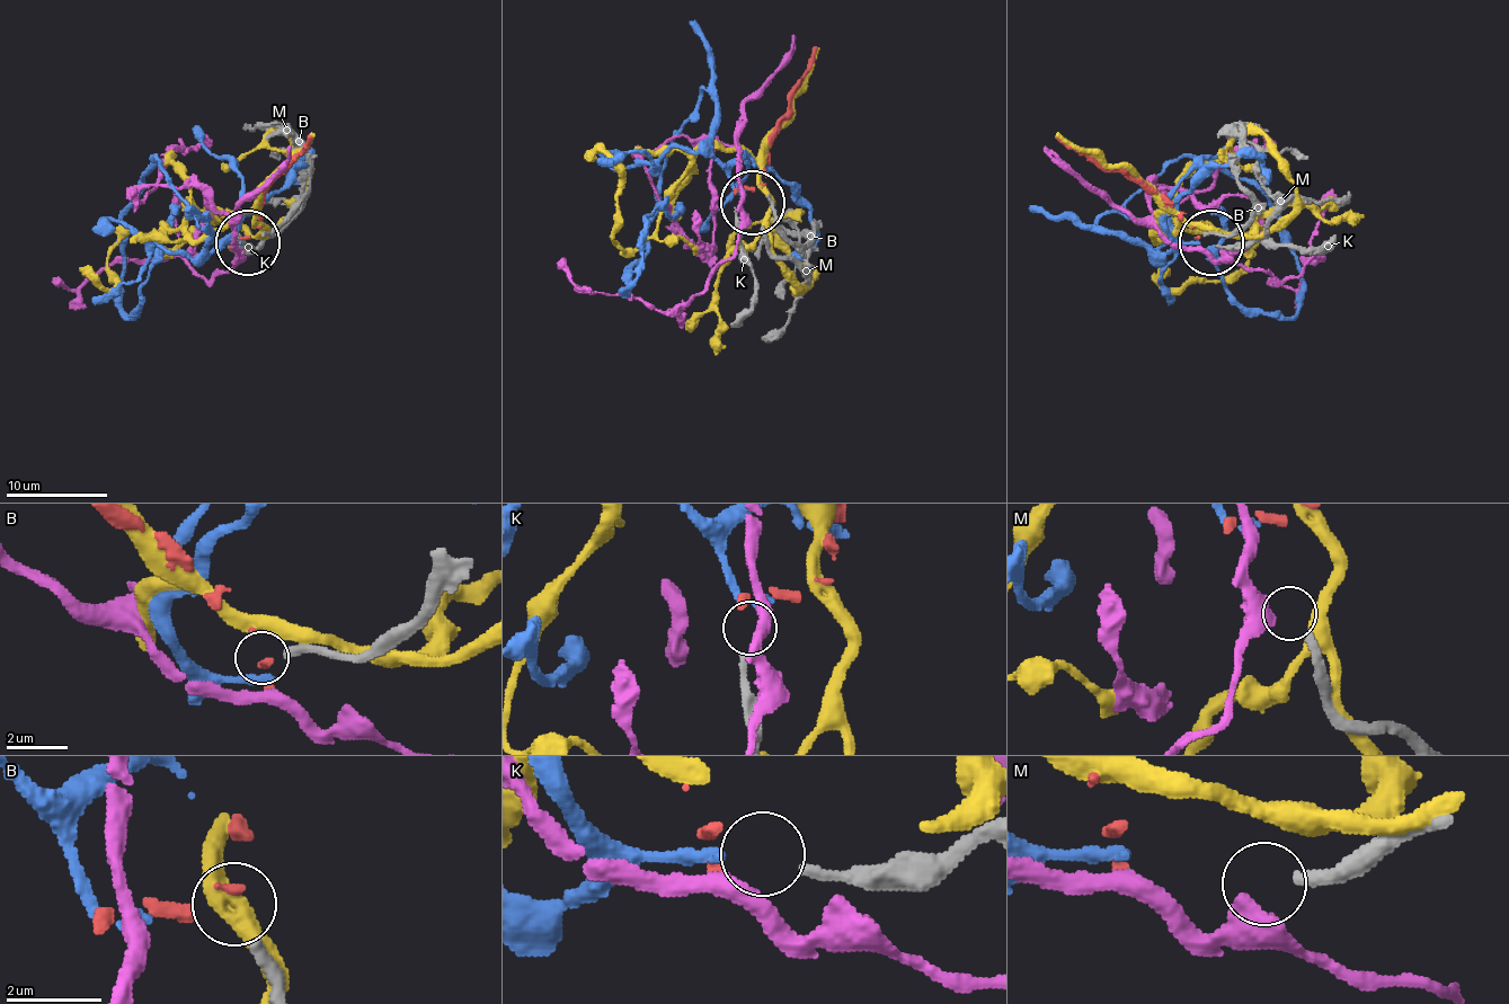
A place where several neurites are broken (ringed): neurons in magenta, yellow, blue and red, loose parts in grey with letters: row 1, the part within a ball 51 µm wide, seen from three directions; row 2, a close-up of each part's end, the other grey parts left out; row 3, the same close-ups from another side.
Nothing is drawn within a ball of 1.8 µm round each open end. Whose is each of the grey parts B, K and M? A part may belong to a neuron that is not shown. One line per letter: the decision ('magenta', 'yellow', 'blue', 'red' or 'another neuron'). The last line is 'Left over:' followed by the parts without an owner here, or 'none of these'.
B: red
K: another neuron
M: magenta
Left over: K

